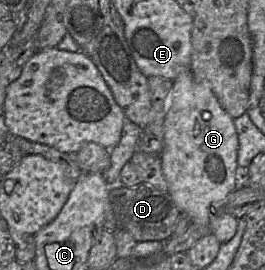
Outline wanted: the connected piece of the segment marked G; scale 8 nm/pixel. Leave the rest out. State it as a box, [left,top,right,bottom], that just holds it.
[161,68,239,243]

